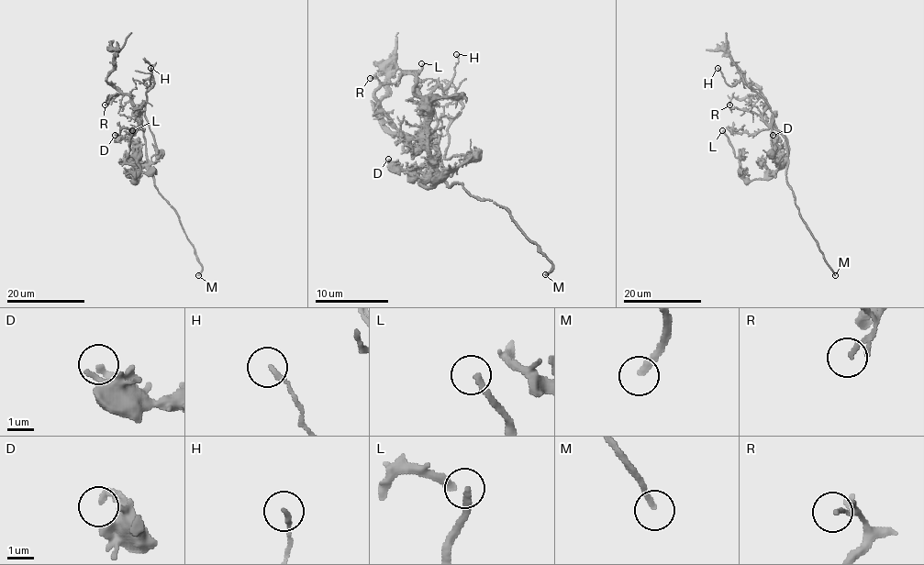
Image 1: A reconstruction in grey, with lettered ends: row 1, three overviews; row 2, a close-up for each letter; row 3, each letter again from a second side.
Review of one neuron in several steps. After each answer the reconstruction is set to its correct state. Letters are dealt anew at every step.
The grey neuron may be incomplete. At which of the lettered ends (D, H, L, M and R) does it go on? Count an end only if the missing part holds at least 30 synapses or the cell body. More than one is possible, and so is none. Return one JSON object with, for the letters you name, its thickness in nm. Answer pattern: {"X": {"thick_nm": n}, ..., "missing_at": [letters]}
{"L": {"thick_nm": 200}, "M": {"thick_nm": 240}, "missing_at": ["L", "M"]}

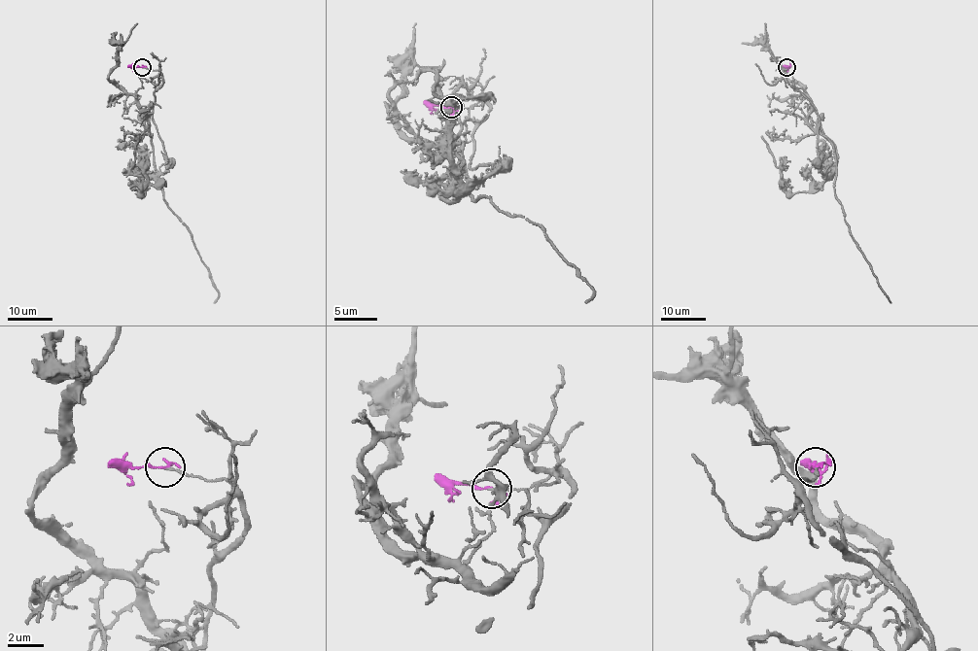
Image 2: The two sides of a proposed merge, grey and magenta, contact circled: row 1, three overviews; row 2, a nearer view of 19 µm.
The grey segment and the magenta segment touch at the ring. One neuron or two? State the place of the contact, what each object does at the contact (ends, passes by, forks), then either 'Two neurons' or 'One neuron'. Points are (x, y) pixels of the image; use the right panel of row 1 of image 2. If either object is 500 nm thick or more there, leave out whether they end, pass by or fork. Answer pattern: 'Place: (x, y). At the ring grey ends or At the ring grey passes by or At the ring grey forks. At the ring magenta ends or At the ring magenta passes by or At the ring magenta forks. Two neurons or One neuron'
Place: (786, 67). At the ring grey ends. At the ring magenta passes by. Two neurons

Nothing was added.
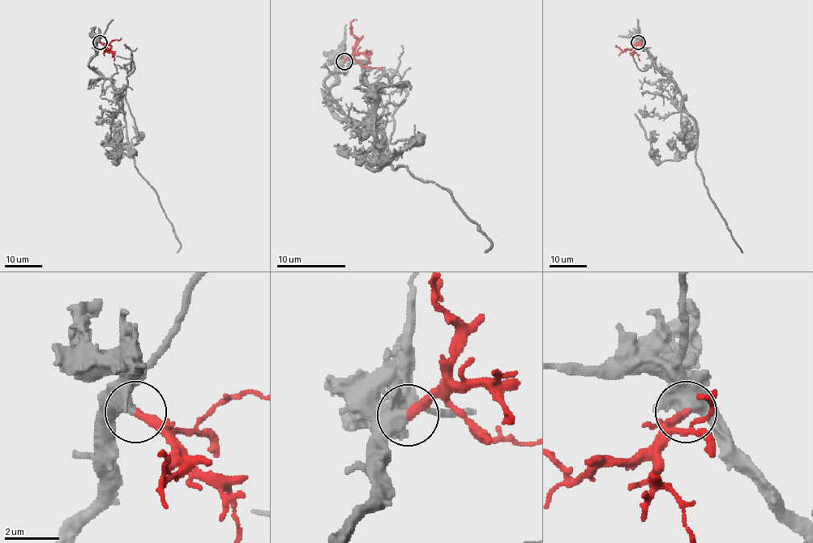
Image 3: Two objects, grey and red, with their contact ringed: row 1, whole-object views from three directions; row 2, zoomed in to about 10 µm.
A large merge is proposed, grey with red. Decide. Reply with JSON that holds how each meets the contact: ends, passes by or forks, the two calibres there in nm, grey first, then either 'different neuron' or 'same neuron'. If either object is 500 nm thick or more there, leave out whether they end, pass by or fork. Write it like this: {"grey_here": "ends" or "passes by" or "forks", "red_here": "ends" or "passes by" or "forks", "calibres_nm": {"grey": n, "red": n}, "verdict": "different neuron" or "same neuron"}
{"grey_here": "passes by", "red_here": "ends", "calibres_nm": {"grey": 400, "red": 320}, "verdict": "same neuron"}

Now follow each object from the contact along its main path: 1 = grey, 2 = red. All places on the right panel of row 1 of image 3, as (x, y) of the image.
1: (639, 42), (675, 83), (693, 143), (682, 138), (680, 90), (629, 53)
2: (639, 42), (631, 49), (620, 49), (615, 44)

